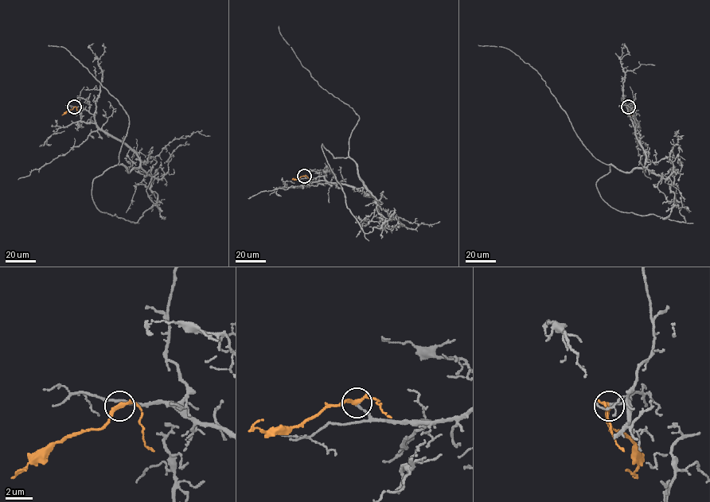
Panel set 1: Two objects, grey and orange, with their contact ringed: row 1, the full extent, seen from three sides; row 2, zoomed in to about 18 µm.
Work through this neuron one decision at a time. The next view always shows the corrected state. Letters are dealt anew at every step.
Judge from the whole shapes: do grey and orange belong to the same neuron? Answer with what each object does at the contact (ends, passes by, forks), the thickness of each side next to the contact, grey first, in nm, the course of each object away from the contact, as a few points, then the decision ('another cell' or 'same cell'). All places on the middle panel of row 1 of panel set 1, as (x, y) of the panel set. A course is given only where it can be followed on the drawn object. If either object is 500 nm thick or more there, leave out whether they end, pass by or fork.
grey ends; orange passes by; calibres 220 and 280 nm; course grey (304, 176), (370, 192), (349, 157), (335, 157), (321, 145), (362, 231), (388, 222), (380, 218), (391, 228); course orange (304, 176), (294, 178); same cell

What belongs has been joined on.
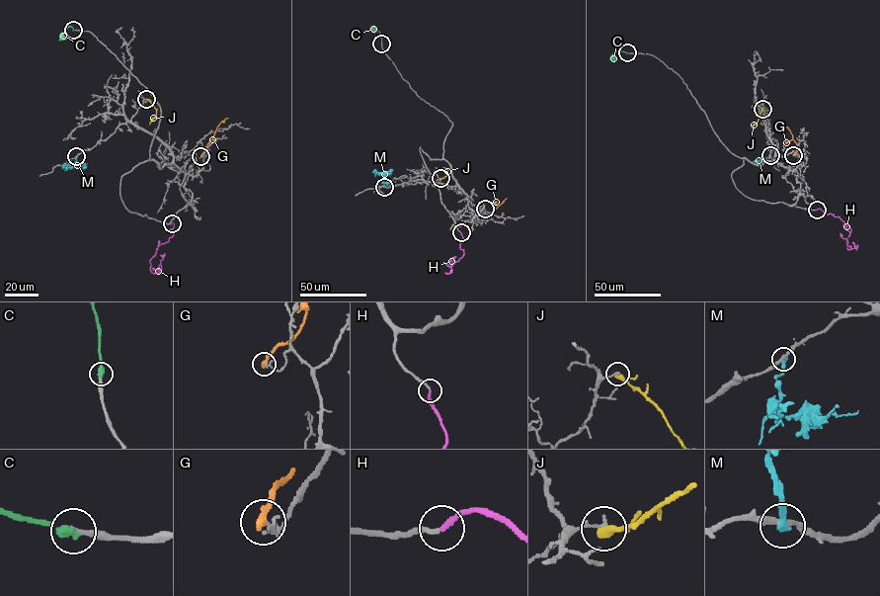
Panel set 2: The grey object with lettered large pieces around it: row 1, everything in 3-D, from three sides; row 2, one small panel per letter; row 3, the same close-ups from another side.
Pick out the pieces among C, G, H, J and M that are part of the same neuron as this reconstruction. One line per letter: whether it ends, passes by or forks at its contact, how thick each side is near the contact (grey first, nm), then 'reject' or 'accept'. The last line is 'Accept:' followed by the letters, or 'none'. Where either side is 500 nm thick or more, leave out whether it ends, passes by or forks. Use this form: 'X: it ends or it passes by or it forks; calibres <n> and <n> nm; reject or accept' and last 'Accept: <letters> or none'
C: it ends; calibres 240 and 360 nm; accept
G: it ends; calibres 120 and 360 nm; reject
H: it ends; calibres 190 and 240 nm; accept
J: it passes by; calibres 160 and 320 nm; reject
M: it ends; calibres 240 and 280 nm; reject
Accept: C, H

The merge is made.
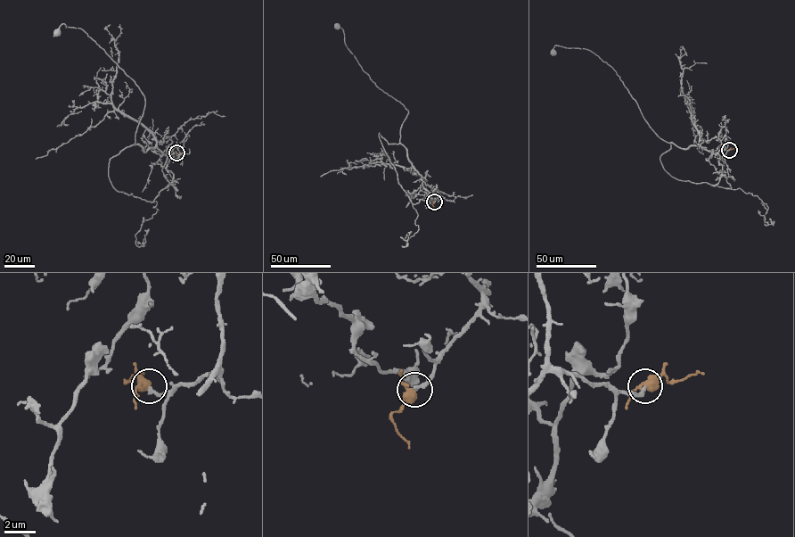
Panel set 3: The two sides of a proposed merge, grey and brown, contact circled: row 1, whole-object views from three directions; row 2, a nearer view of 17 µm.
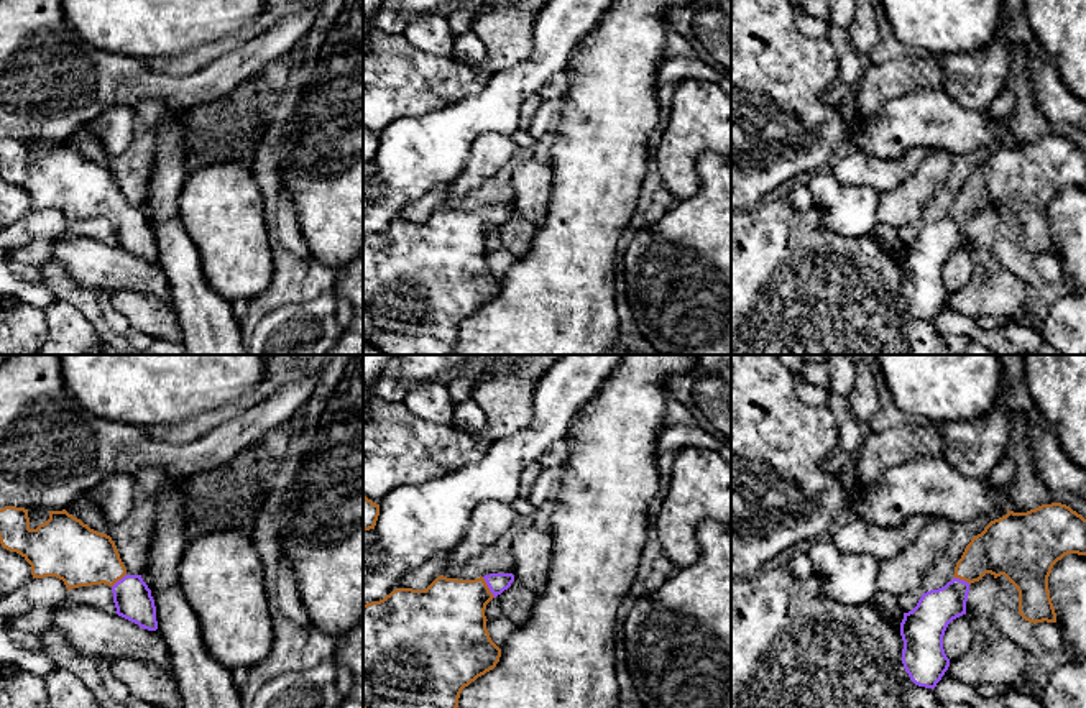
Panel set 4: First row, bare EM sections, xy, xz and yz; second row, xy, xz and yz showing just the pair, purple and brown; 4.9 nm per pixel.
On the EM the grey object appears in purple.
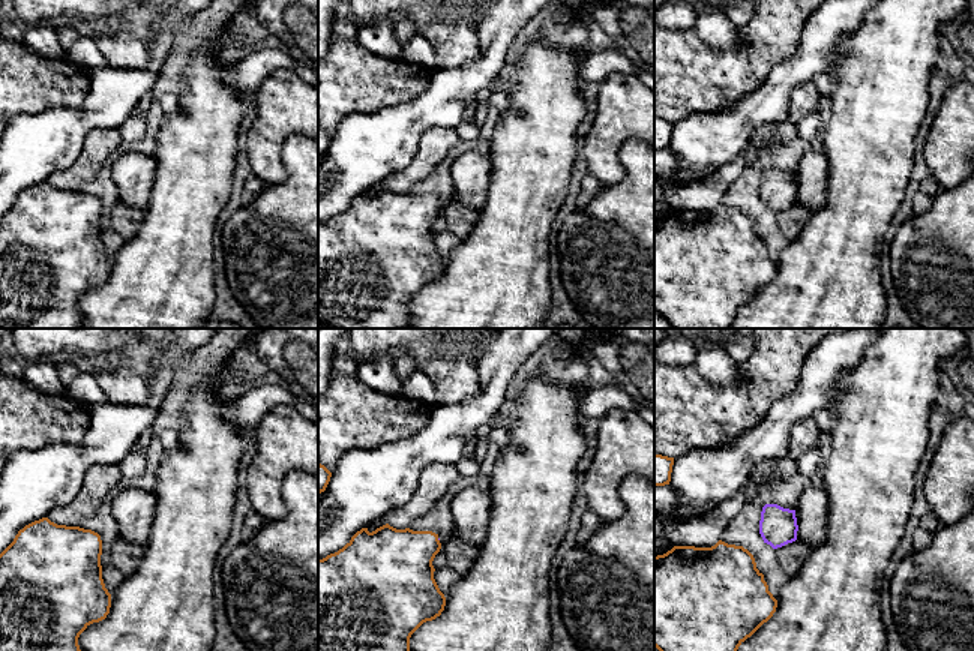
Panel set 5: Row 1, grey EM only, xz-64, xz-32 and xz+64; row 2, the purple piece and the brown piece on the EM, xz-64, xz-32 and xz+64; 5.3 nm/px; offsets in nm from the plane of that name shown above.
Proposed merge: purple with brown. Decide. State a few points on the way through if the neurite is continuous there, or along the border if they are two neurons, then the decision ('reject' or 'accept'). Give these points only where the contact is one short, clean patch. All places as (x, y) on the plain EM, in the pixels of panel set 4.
across xz (496, 214), (488, 219), (475, 225), (449, 252) | accept

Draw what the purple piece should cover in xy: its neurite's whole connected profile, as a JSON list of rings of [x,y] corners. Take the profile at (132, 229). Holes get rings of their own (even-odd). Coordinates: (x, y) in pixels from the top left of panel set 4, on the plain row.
[[[16,138],[2,140],[0,176],[7,182],[20,186],[31,197],[33,210],[56,209],[64,214],[67,223],[79,218],[108,217],[118,248],[143,261],[158,261],[154,232],[141,207],[127,205],[110,168],[90,161],[66,141],[49,143],[49,151],[31,161],[28,141]]]

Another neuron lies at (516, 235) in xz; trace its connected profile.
[[[513,214],[508,222],[496,228],[496,233],[501,238],[501,248],[516,258],[522,258],[537,233],[537,227],[521,215]]]

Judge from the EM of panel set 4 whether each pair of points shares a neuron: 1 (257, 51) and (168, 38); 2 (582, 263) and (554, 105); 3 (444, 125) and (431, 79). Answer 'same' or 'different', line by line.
1: different
2: different
3: different

